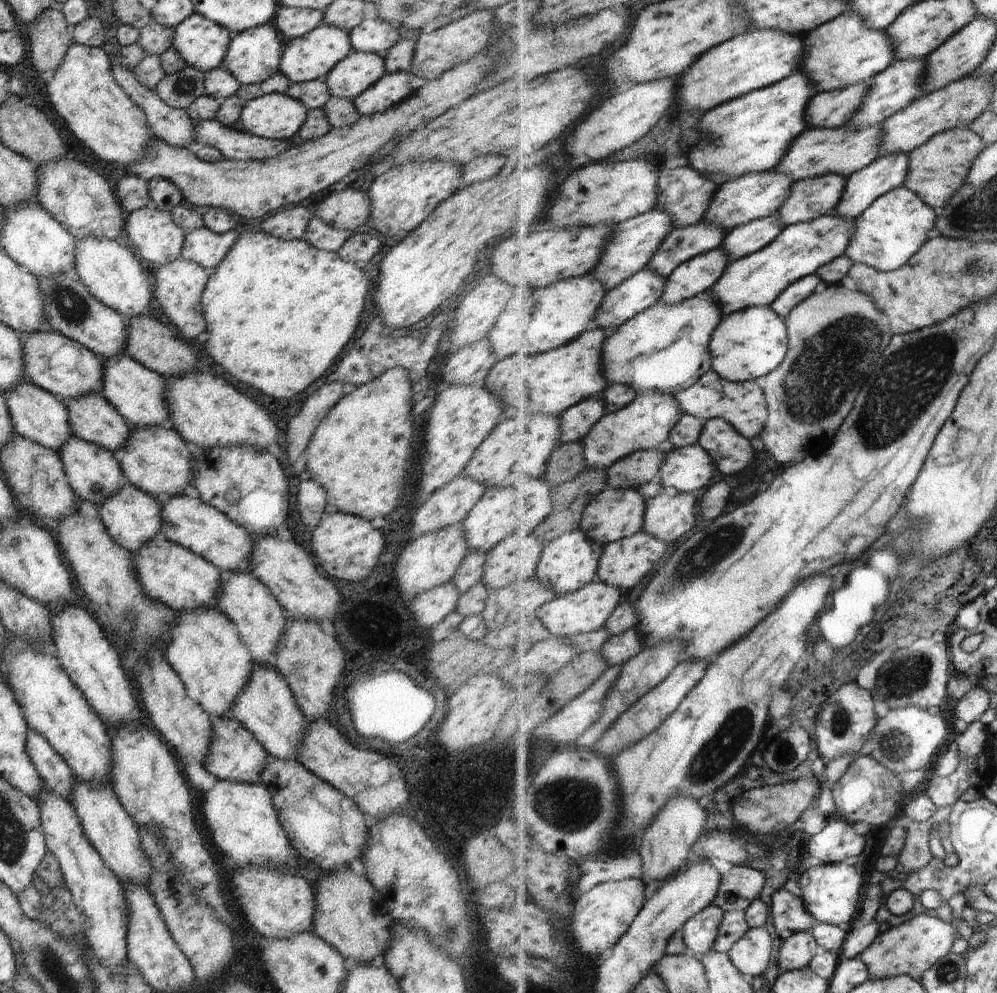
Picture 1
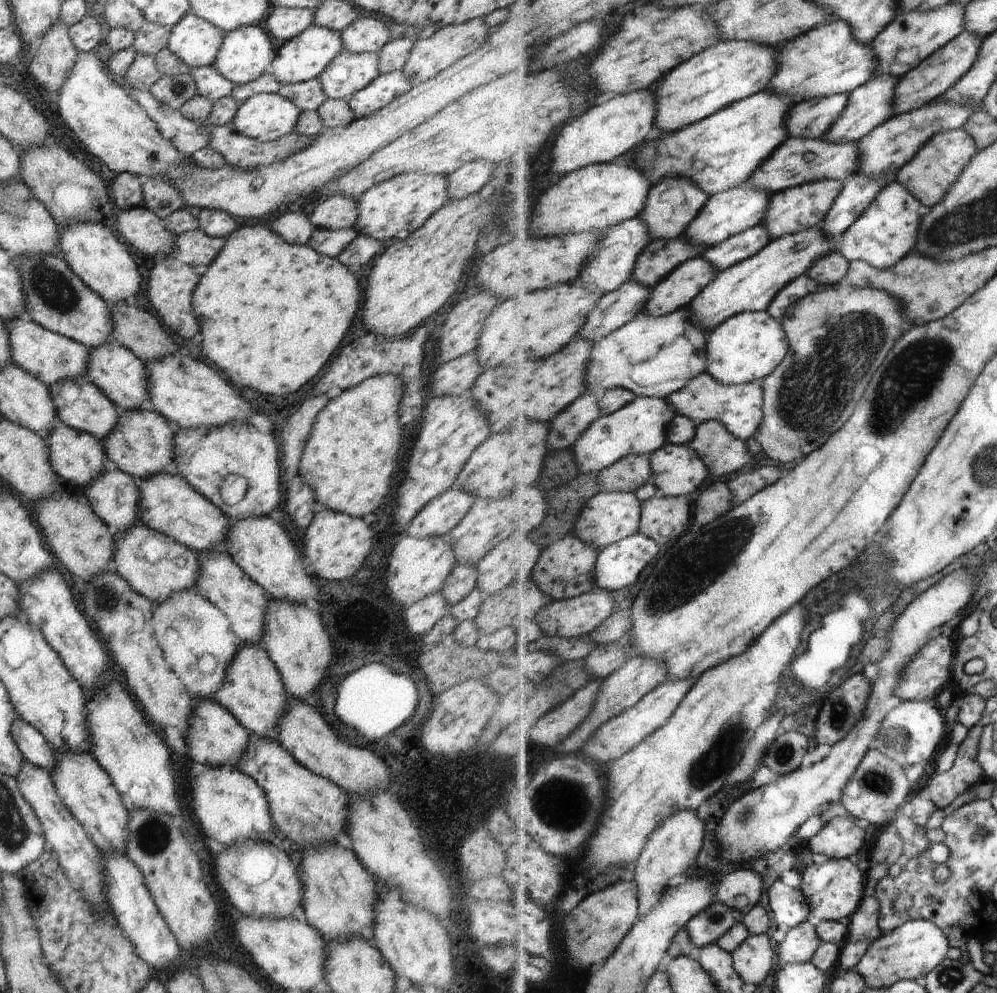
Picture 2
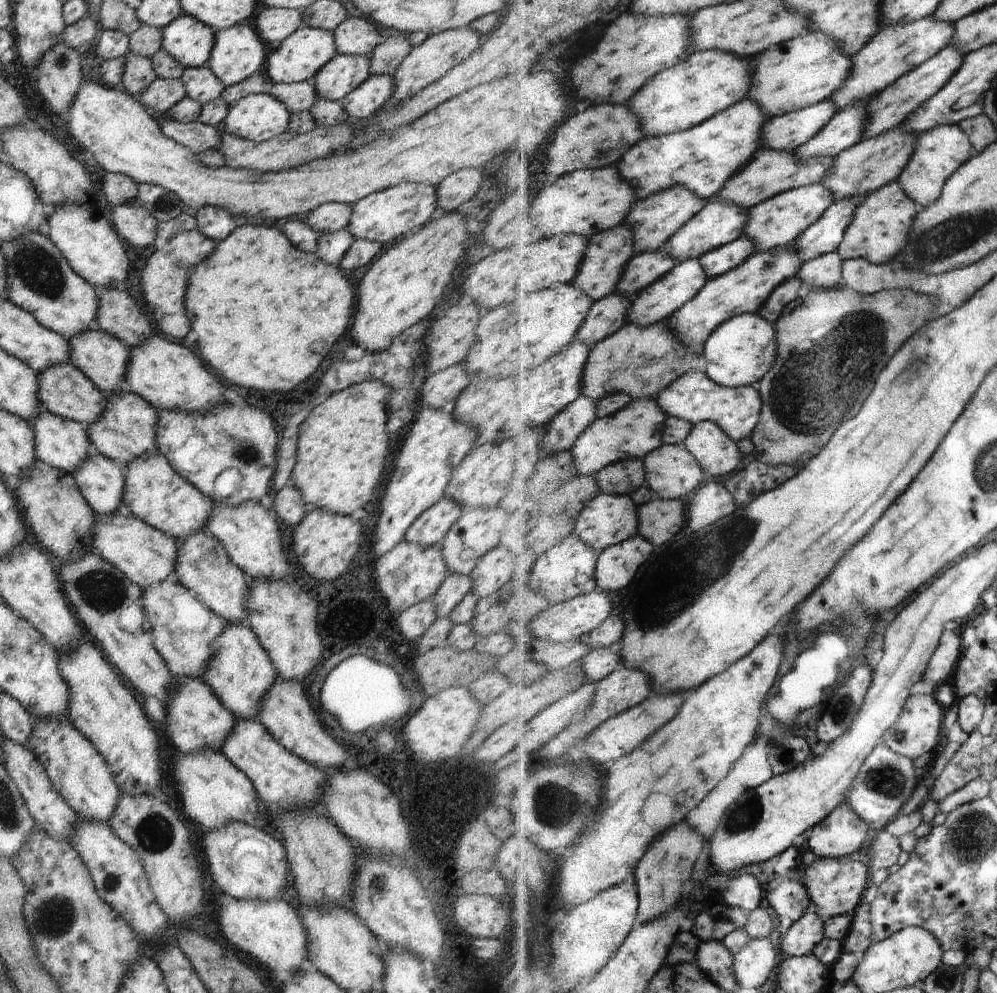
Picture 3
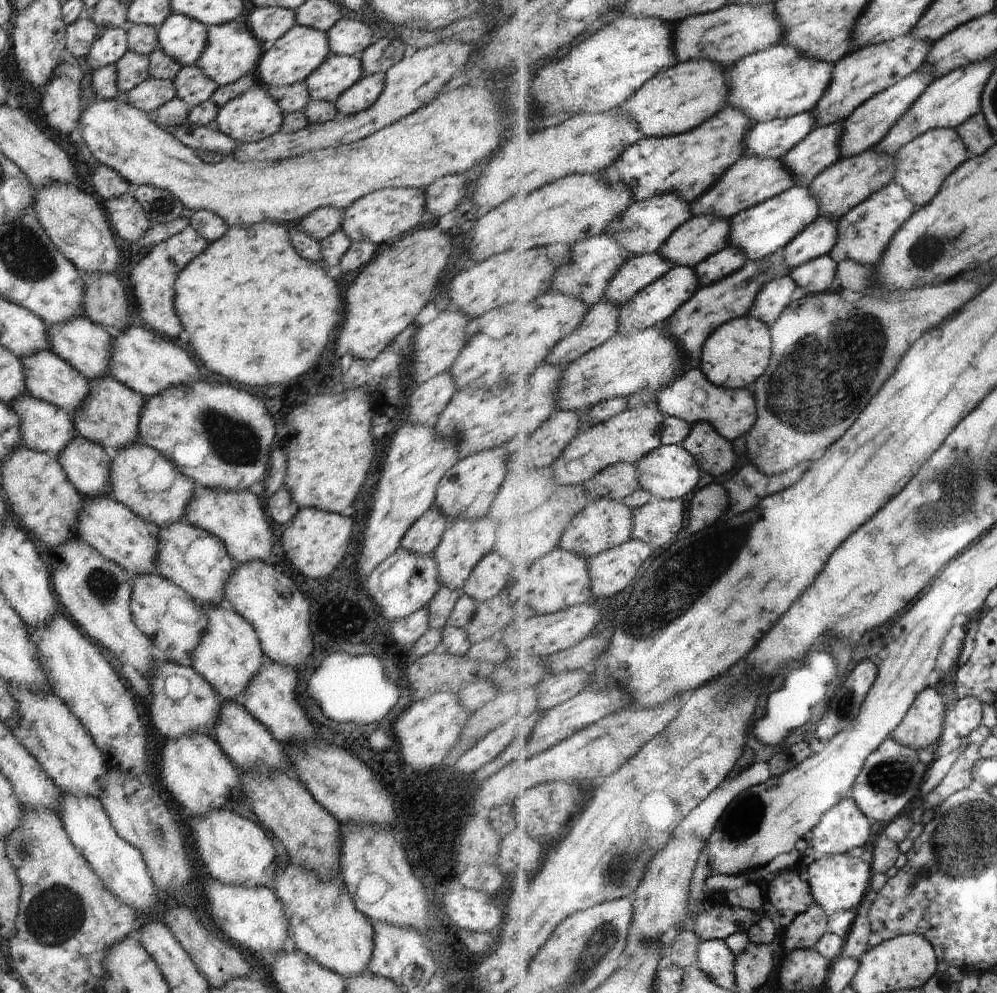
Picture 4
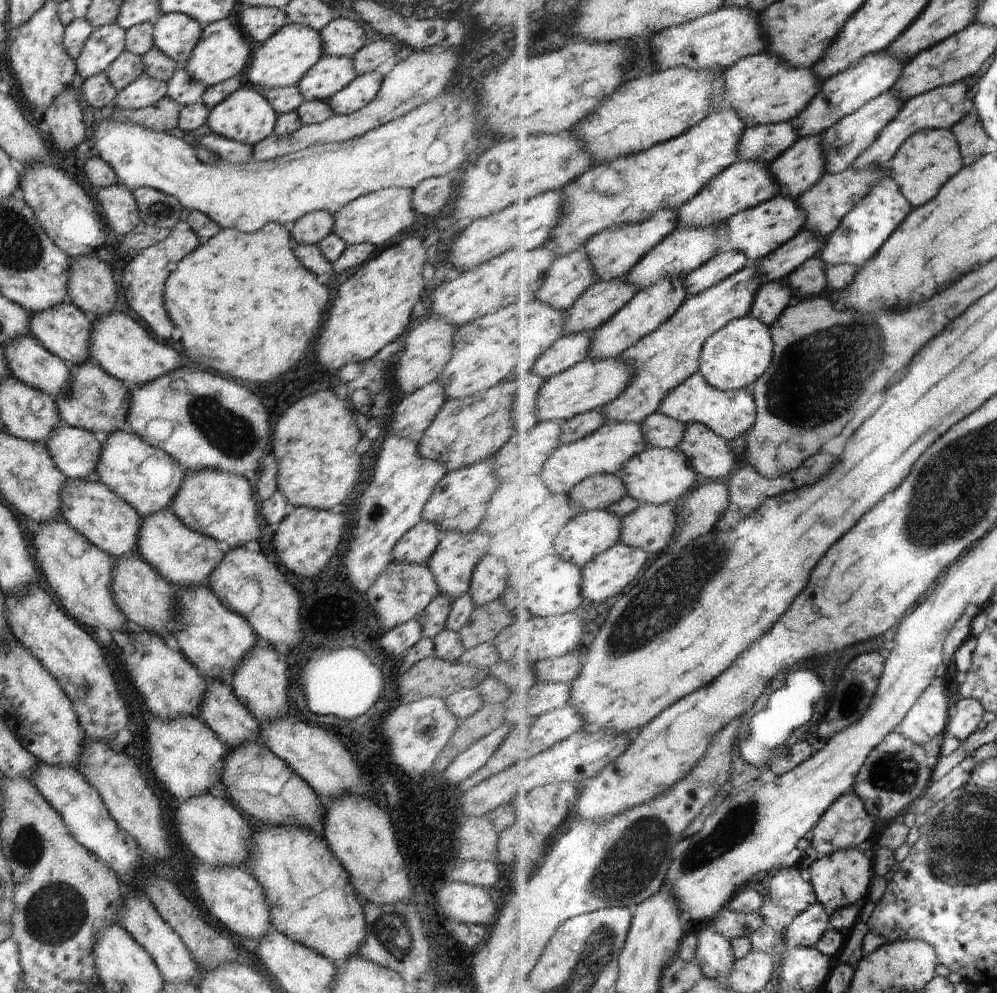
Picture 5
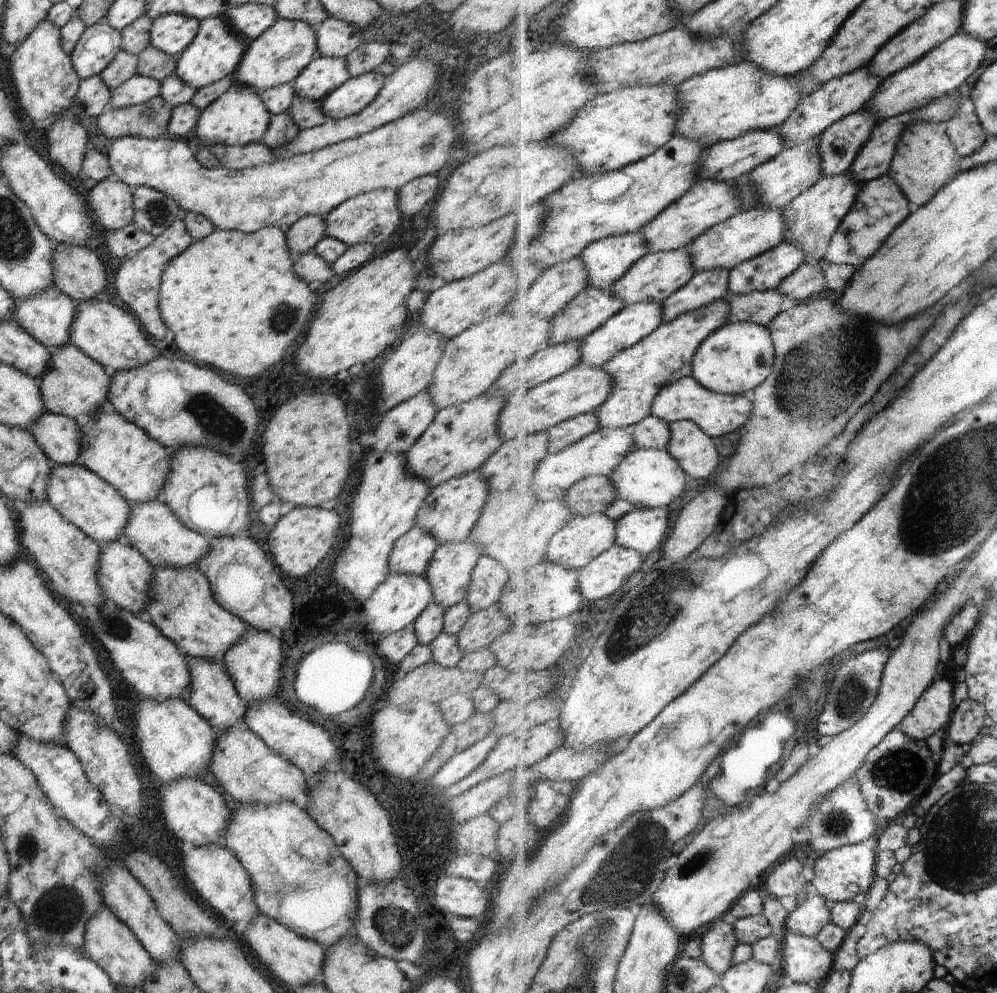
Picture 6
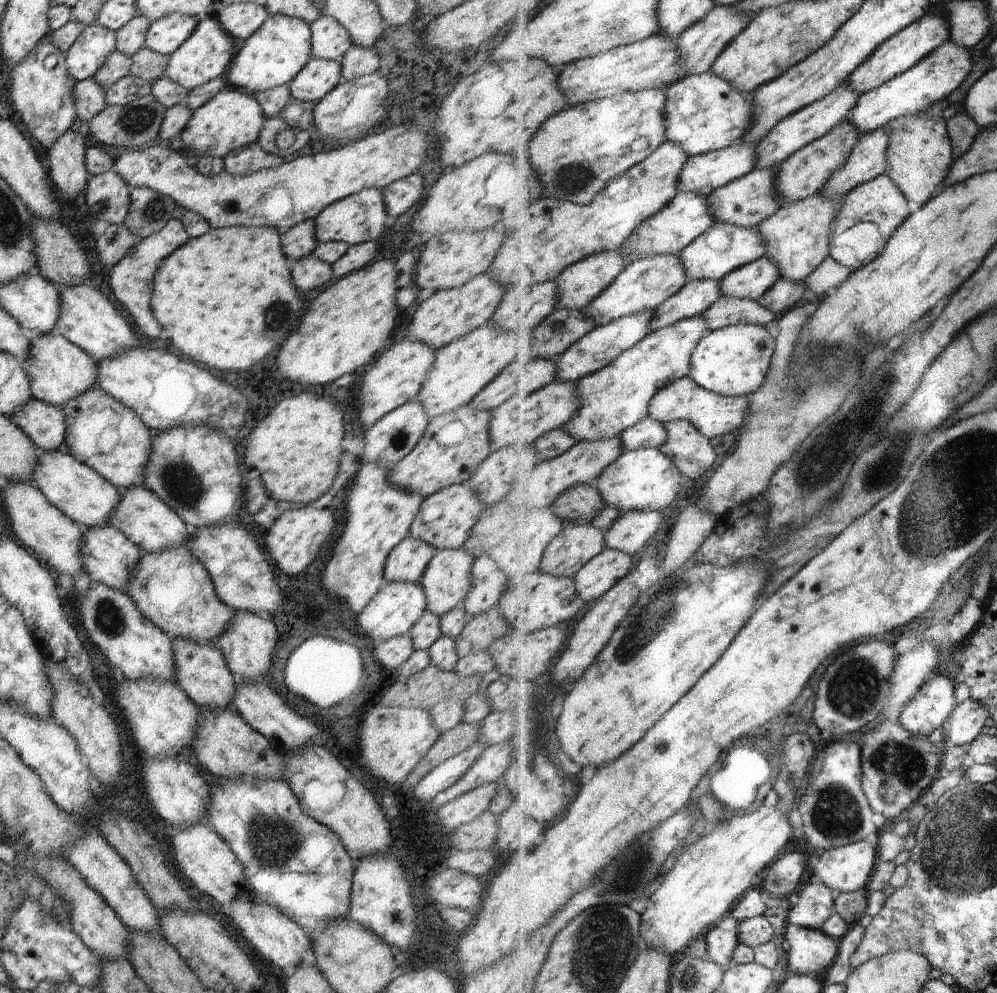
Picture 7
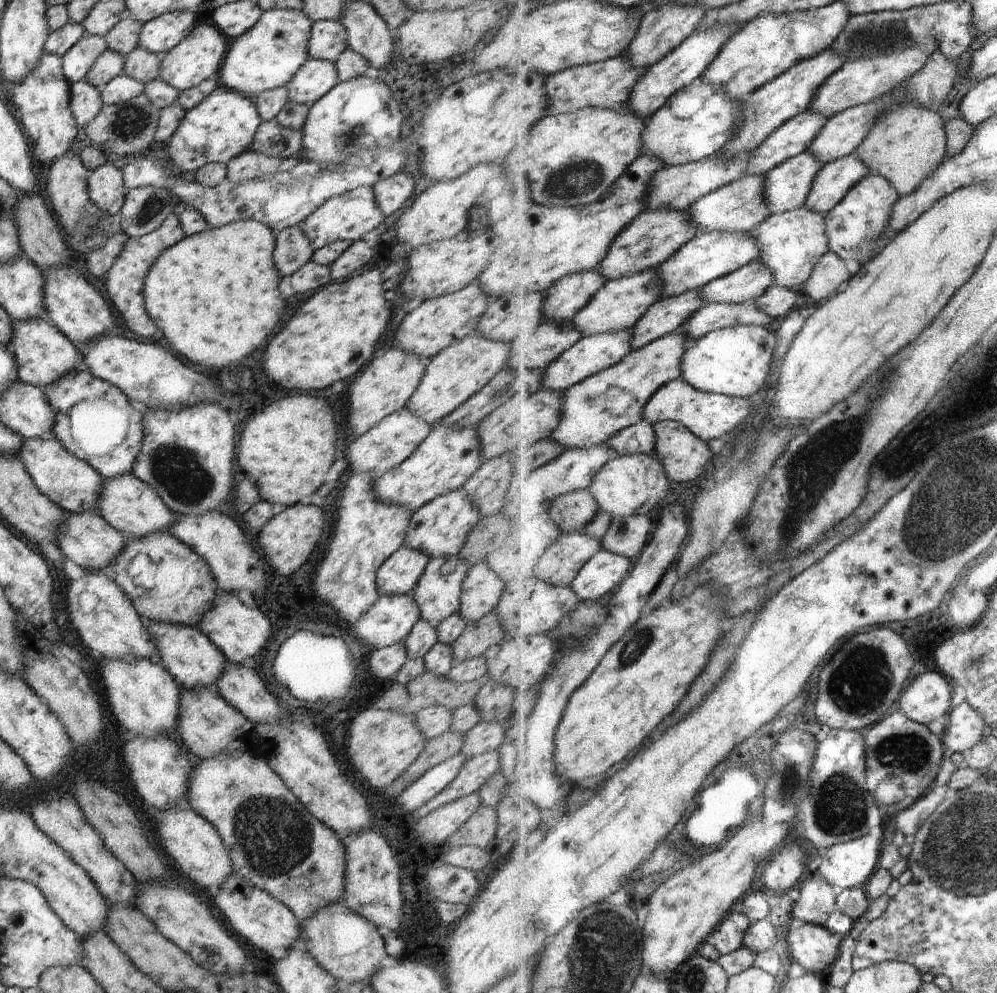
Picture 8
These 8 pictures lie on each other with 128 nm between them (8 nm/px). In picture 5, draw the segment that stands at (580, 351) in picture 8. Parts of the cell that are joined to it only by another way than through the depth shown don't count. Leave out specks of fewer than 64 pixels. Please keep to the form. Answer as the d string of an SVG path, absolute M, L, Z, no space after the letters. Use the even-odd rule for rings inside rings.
M676 278L676 280L662 280L642 292L636 293L632 302L625 306L604 328L595 332L592 342L592 350L590 350L590 357L596 360L610 360L610 358L618 358L618 356L625 354L629 348L636 346L640 340L645 336L656 332L663 324L666 324L682 305L686 299L690 297L686 286L684 286L684 279Z

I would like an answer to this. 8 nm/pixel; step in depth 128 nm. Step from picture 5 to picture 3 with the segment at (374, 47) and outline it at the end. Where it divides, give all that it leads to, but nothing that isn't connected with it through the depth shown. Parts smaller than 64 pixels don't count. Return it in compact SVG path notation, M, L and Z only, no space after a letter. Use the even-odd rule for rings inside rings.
M398 35L387 38L370 54L370 74L394 76L396 68L410 54L412 45L407 38Z

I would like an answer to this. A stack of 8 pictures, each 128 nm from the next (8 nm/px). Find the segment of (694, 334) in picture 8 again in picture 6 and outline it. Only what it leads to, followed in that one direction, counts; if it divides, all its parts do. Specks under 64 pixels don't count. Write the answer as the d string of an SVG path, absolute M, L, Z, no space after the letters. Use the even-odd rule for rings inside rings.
M780 290L753 292L745 295L732 294L732 314L726 324L736 321L750 321L769 327L782 312L786 295Z

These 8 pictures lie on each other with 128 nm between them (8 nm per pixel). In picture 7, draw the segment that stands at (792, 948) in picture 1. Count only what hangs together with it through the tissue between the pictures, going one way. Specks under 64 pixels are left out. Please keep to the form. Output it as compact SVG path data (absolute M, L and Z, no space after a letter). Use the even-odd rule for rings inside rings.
M824 882L808 883L799 892L799 903L790 913L790 923L812 929L823 929L837 913L837 893Z

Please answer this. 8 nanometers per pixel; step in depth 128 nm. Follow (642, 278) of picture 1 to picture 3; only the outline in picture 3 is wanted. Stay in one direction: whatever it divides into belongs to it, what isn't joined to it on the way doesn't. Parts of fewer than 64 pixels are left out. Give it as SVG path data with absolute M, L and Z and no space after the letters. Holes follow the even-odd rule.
M618 292L597 301L590 311L589 318L578 332L577 341L594 350L597 344L627 326L633 303L633 298Z

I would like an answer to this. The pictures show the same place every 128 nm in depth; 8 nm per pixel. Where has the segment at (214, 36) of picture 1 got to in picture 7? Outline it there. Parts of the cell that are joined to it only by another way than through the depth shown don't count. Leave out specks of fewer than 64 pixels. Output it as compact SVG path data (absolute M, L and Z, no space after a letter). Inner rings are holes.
M172 13L154 20L145 36L145 46L161 55L170 55L178 50L188 38L199 18L180 13Z

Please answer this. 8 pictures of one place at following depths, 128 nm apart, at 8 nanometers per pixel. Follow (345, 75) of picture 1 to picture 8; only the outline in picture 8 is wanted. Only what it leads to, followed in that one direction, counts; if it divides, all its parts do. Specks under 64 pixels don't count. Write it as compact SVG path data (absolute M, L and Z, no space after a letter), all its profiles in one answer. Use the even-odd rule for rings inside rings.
M309 57L285 87L290 101L312 105L338 83L335 63Z

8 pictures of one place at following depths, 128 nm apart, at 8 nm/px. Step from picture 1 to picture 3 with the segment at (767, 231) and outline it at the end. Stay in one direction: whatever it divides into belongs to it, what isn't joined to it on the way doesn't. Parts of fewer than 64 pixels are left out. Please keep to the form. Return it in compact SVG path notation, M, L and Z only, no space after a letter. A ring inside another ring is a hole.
M748 235L733 243L717 248L701 258L702 268L706 270L709 279L728 274L731 270L742 266L757 253L756 242Z

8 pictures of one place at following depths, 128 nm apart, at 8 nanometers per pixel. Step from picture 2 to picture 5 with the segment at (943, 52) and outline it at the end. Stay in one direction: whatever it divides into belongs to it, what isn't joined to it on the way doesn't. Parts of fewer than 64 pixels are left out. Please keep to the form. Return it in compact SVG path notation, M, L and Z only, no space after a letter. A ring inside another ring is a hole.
M893 90L872 100L854 114L848 115L825 132L826 154L829 160L827 172L839 173L848 170L860 156L866 154L868 148L880 138L882 130L896 119L905 102L902 102Z

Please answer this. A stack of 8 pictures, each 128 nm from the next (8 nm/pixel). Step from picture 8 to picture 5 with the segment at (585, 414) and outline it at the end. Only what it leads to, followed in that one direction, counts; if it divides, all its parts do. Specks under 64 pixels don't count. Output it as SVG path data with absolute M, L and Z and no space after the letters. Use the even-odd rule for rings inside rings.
M749 265L728 280L696 296L690 296L666 324L622 354L622 358L632 364L636 372L626 393L603 409L608 422L644 424L646 419L660 411L664 400L674 388L701 371L701 360L708 339L726 328L733 320L751 314L758 291L754 272L754 267Z

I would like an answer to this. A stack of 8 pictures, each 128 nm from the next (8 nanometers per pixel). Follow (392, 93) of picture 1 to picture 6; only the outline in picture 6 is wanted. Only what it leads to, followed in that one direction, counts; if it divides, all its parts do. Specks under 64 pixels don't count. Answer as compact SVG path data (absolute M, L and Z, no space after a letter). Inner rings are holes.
M377 70L350 77L321 101L322 112L332 120L360 114L366 106L376 100L384 81L385 76Z

